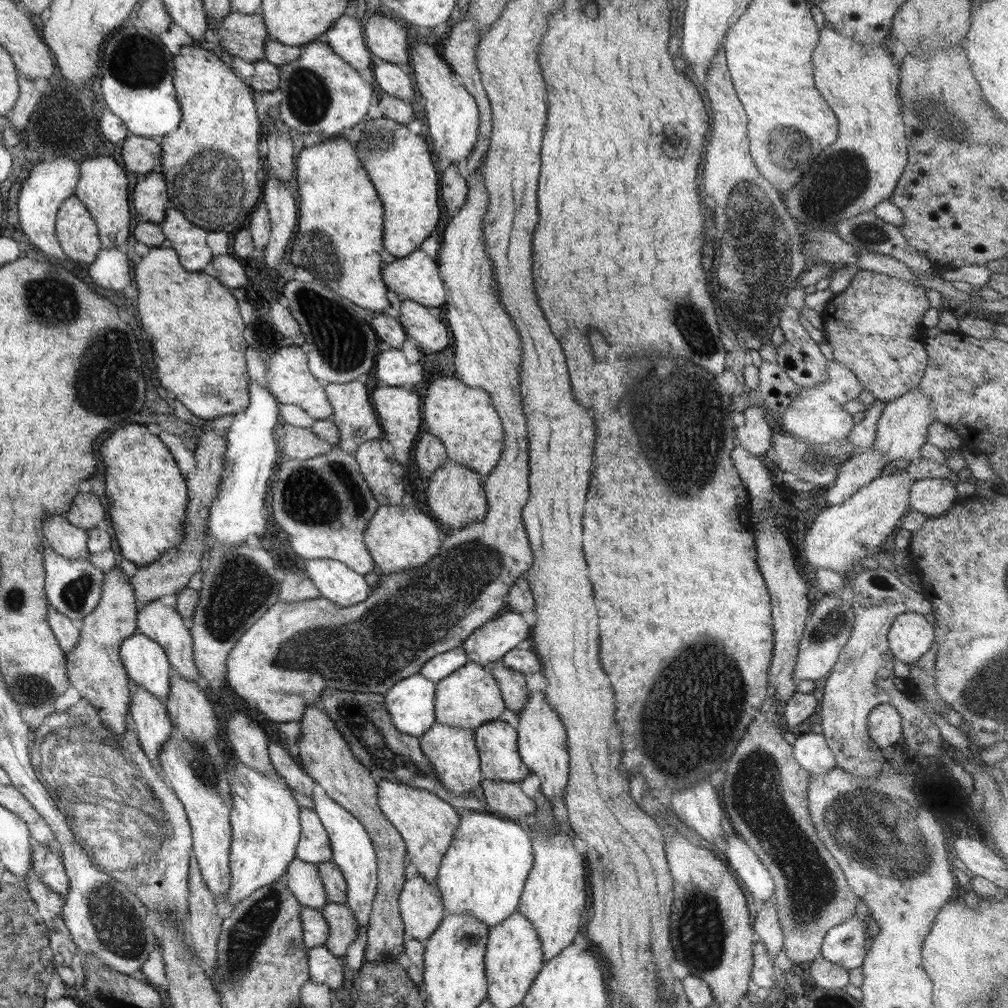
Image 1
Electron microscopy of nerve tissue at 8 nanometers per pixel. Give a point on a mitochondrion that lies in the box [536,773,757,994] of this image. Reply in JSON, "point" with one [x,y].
{"point":[700,937]}

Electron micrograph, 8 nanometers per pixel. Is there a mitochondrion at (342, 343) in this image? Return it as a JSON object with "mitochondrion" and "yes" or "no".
{"mitochondrion":"yes"}

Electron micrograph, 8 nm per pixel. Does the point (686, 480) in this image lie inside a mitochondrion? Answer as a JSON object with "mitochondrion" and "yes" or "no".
{"mitochondrion":"yes"}

